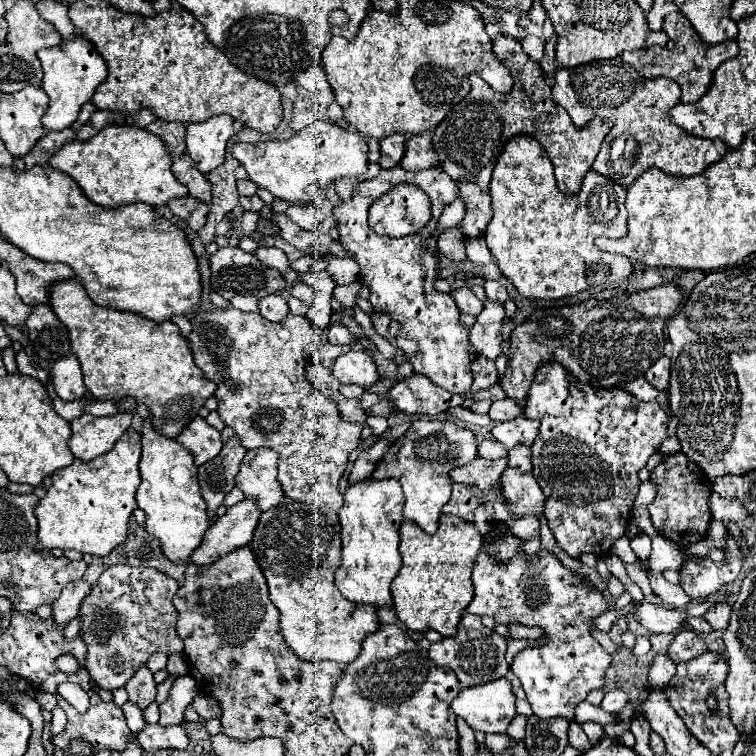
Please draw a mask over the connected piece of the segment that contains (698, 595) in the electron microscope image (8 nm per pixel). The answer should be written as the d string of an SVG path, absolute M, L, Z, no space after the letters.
M711 520L709 532L707 532L705 538L715 540L715 542L717 542L717 540L725 542L725 546L723 546L723 556L725 556L725 560L719 564L719 562L713 562L709 556L707 556L707 558L695 556L695 558L689 558L689 560L683 562L683 566L681 566L681 570L679 570L681 588L687 592L687 596L689 596L691 600L703 600L703 598L707 598L709 594L713 594L713 592L725 588L727 584L731 584L731 582L737 578L737 574L739 574L739 570L741 570L741 566L743 566L743 552L741 552L739 538L731 536L731 534L727 532L727 528L723 526L723 522Z

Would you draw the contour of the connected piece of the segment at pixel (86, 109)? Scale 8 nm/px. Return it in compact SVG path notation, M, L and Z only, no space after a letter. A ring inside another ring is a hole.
M92 102L84 104L80 110L77 120L74 122L71 128L75 132L77 132L79 128L81 128L81 126L83 126L83 124L85 124L89 120L89 118L91 117L93 112L95 112L95 110L96 107Z

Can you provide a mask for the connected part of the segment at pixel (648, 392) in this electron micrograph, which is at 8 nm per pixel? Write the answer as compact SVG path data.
M639 376L637 380L625 384L625 390L631 392L637 400L643 400L643 402L649 402L649 400L655 400L659 390L653 388L653 384L649 384L649 380L645 380L645 376Z

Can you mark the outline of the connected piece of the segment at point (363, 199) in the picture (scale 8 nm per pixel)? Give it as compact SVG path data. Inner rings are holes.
M393 166L393 168L383 168L371 180L359 182L353 190L353 196L349 200L341 200L333 208L333 216L337 220L339 244L359 264L359 268L361 268L359 270L359 282L371 290L369 302L373 304L375 312L377 314L389 314L391 320L397 320L401 324L401 330L395 336L395 344L411 358L413 370L423 372L433 384L437 384L437 386L441 386L441 388L445 388L453 394L467 394L471 384L473 384L473 374L471 374L469 364L475 356L475 352L471 350L471 346L467 342L469 330L459 326L459 308L457 308L455 300L449 294L435 290L435 280L439 276L439 256L441 254L439 254L439 250L429 250L427 248L427 240L433 236L433 230L437 228L437 222L443 214L443 208L447 204L451 204L457 196L459 196L459 182L453 180L443 168L425 168L425 170L417 170L417 172L407 172L401 166ZM399 182L413 182L413 184L425 188L425 192L429 192L429 198L433 202L433 220L417 234L409 234L409 236L401 236L401 238L381 236L381 234L373 232L371 226L367 224L367 210L379 196L383 196L389 188L393 188Z

